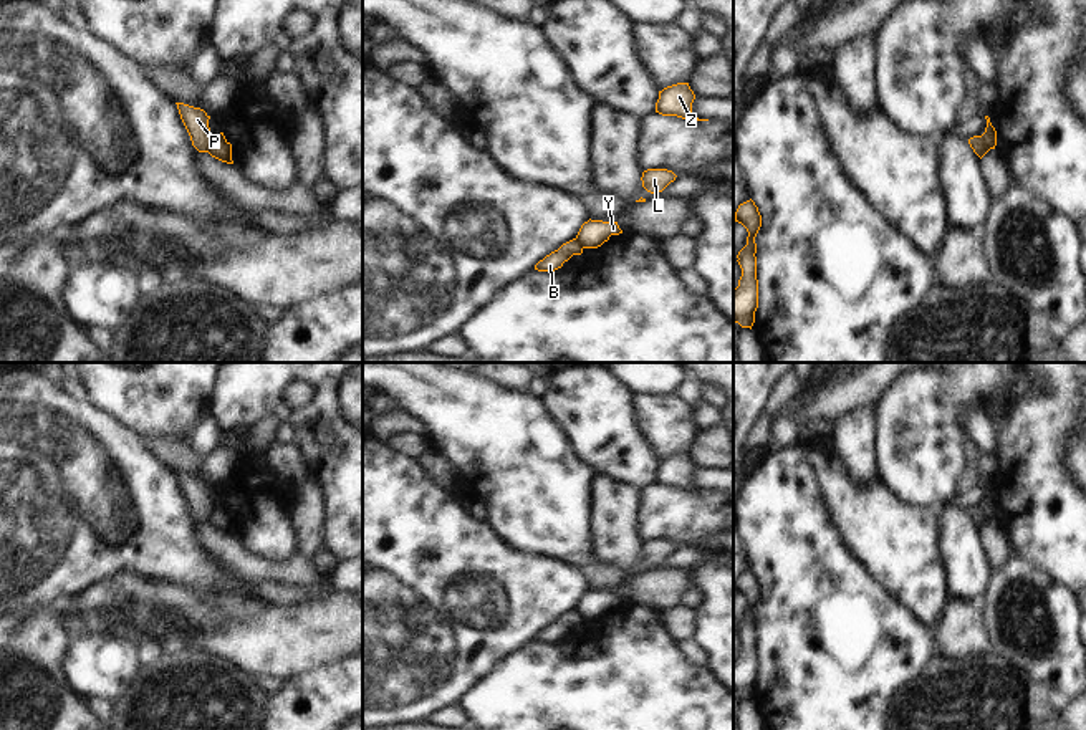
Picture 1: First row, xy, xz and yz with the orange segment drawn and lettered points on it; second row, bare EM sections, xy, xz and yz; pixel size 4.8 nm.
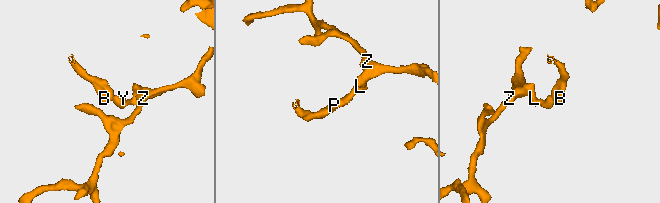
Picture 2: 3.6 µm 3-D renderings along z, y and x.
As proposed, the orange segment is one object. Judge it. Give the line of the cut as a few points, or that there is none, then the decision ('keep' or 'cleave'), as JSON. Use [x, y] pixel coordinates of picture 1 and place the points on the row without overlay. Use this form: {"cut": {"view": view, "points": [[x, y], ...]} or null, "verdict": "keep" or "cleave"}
{"cut": {"view": "xy", "points": [[214, 507], [206, 522]]}, "verdict": "cleave"}

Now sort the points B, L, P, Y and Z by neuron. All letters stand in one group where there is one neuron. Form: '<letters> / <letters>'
B P / L Y Z

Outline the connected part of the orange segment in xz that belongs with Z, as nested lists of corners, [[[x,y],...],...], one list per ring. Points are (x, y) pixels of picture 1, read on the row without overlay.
[[[677,454],[659,462],[659,470],[656,473],[656,483],[662,487],[677,487],[685,492],[709,492],[699,490],[692,483],[692,473],[695,470],[694,462],[689,454]]]

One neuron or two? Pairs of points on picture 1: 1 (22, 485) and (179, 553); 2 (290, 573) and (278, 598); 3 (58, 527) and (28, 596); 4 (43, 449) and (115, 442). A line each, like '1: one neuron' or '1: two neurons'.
1: one neuron
2: two neurons
3: one neuron
4: one neuron

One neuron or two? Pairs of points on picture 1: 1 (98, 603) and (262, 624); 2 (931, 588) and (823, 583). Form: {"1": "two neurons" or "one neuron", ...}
{"1": "two neurons", "2": "two neurons"}

